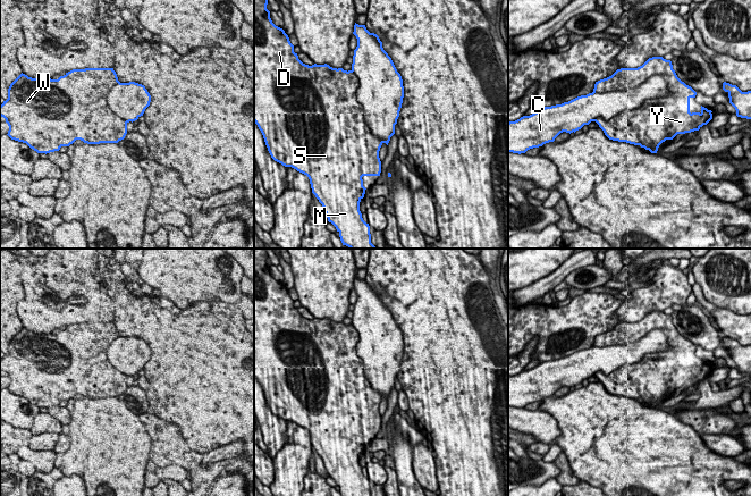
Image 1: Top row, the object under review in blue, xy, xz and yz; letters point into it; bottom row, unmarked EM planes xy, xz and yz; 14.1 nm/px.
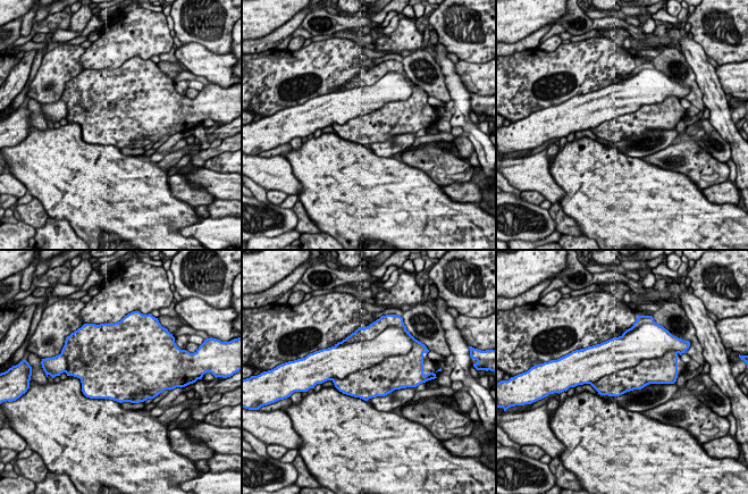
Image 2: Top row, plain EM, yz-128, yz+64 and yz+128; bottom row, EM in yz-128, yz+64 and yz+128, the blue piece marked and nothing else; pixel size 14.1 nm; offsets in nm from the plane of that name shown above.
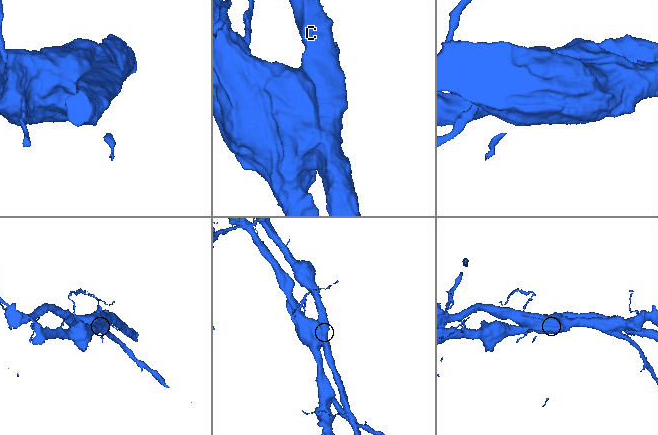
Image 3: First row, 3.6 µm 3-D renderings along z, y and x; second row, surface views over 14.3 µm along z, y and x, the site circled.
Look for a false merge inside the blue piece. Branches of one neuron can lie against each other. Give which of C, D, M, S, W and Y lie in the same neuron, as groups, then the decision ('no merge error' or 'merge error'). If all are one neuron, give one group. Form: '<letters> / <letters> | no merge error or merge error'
C D M S W Y | no merge error

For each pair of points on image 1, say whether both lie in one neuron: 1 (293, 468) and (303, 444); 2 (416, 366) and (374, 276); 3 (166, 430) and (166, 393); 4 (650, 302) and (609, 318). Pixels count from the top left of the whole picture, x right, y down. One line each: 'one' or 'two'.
1: one
2: one
3: two
4: two

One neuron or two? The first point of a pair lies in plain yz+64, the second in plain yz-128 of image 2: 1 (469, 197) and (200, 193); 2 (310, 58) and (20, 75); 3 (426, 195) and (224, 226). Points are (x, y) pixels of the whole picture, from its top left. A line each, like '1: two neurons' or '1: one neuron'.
1: one neuron
2: two neurons
3: two neurons

